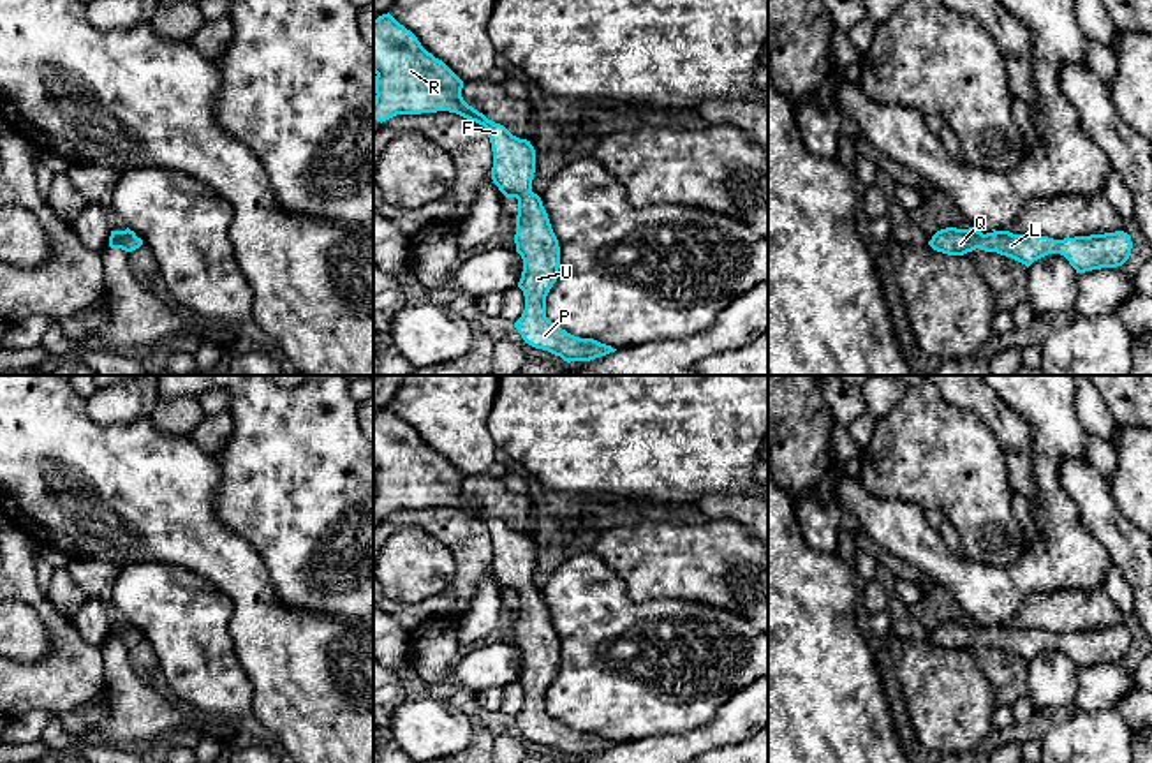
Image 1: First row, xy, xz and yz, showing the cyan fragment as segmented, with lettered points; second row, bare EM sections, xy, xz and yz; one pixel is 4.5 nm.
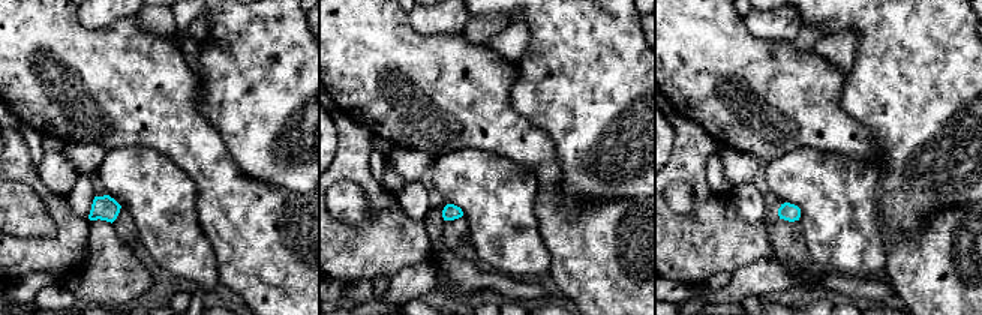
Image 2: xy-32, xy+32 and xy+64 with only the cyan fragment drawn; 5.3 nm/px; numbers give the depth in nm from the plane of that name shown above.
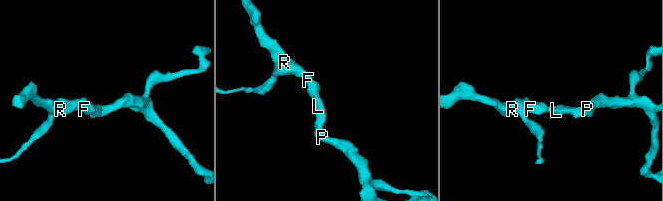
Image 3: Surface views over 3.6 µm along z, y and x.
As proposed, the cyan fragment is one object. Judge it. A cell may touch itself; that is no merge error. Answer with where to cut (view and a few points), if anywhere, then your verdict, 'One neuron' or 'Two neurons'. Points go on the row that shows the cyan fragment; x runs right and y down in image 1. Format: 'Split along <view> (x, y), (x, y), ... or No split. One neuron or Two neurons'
No split. One neuron

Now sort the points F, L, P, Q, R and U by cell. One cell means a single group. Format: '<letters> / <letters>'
F L P Q R U

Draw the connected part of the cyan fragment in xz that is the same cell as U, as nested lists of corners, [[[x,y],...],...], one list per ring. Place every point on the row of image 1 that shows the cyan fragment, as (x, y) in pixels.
[[[389,12],[373,19],[373,72],[377,122],[449,111],[486,129],[493,152],[491,180],[506,197],[518,199],[514,243],[523,259],[518,287],[525,310],[514,328],[521,338],[567,363],[615,352],[611,345],[574,337],[546,317],[546,296],[558,278],[560,247],[541,197],[532,192],[535,150],[530,141],[469,106],[462,97],[463,81]]]

